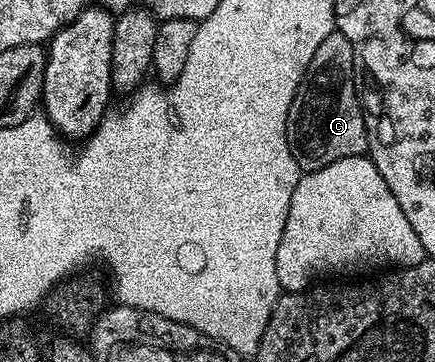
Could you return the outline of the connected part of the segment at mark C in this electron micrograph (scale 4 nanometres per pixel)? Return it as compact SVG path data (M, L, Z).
M339 32L331 33L311 56L301 87L287 116L289 147L301 172L318 170L335 160L360 158L368 151L369 133L361 109L359 86L355 81L355 55L351 40Z

